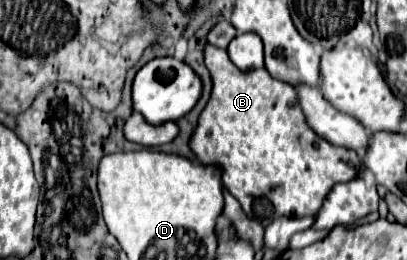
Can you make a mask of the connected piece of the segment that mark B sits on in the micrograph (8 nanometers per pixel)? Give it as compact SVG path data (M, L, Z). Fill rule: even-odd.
M205 45L203 61L209 69L213 89L205 109L197 119L197 127L189 139L189 147L199 163L215 167L219 165L223 185L237 197L247 217L267 227L275 217L305 217L317 213L333 185L357 177L357 153L331 145L329 141L323 141L321 137L311 133L309 125L303 121L303 113L299 113L295 91L289 83L273 79L267 69L241 71L229 61L225 49L213 45Z

